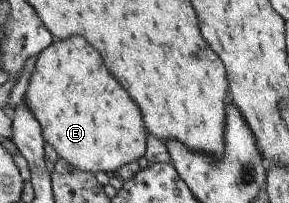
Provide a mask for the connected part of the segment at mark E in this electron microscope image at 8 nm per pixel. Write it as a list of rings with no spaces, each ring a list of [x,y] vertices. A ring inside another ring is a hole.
[[[80,35],[54,39],[38,53],[33,66],[23,101],[40,124],[43,141],[50,144],[58,157],[69,163],[70,167],[90,172],[92,175],[97,171],[109,175],[115,174],[124,163],[130,163],[144,155],[145,137],[148,133],[139,107],[132,103],[132,99],[116,83],[116,79],[108,75],[98,51],[88,45]]]

